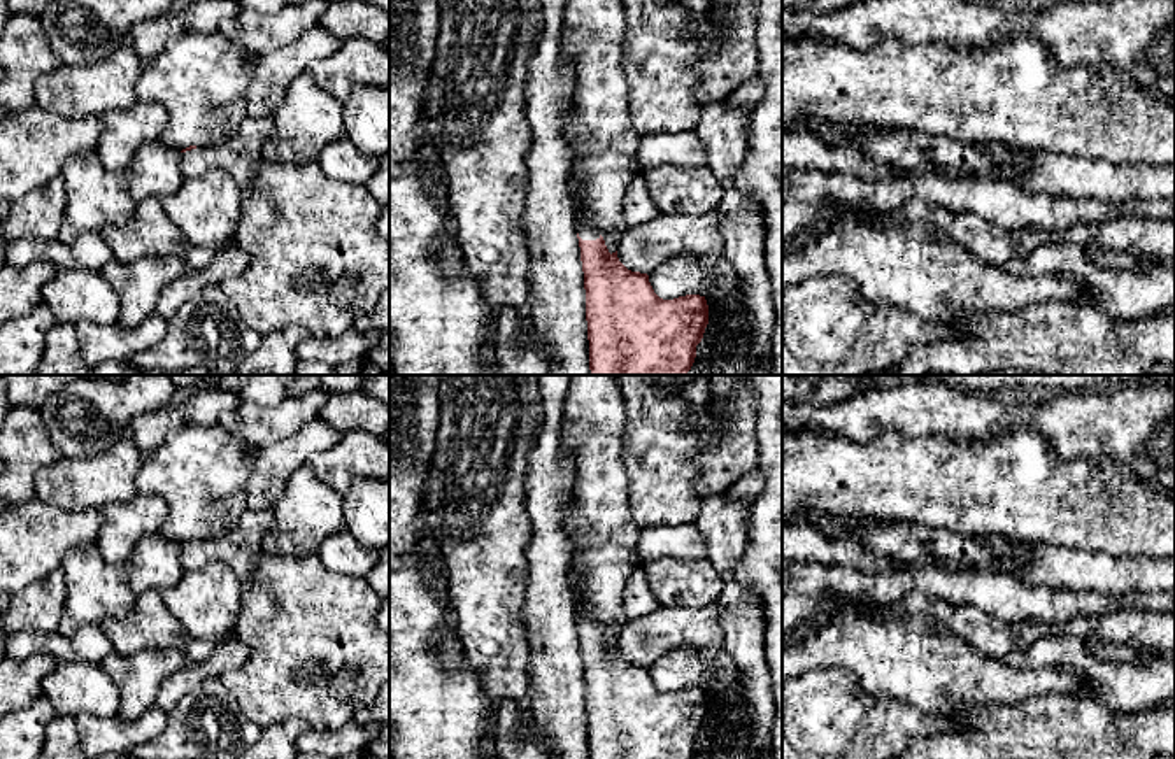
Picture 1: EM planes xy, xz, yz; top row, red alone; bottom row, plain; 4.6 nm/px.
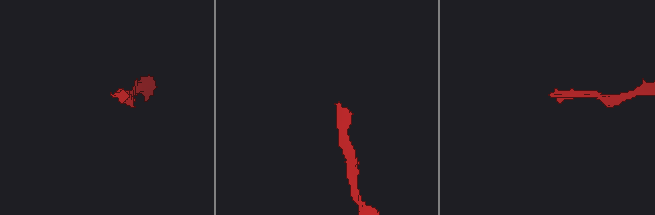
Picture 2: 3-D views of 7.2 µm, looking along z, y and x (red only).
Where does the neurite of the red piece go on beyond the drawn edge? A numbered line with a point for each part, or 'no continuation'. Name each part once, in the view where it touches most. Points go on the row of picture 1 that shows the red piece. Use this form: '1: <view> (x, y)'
1: xz (586, 232)

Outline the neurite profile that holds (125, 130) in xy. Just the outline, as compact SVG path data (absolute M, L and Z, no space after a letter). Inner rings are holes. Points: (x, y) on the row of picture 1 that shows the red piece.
M154 102L107 110L102 116L103 133L95 147L98 160L107 170L126 172L140 145L160 140L167 119L167 110Z

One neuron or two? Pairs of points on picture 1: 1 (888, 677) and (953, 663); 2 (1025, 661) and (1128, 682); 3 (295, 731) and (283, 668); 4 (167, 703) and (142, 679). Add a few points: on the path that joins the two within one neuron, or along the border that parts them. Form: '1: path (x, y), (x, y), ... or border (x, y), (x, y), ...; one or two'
1: path (904, 665), (937, 665); one
2: path (1051, 656), (1074, 656), (1102, 679); one
3: border (309, 726), (299, 719), (283, 719), (262, 730); two
4: border (188, 666), (174, 670), (162, 682), (155, 703); two

